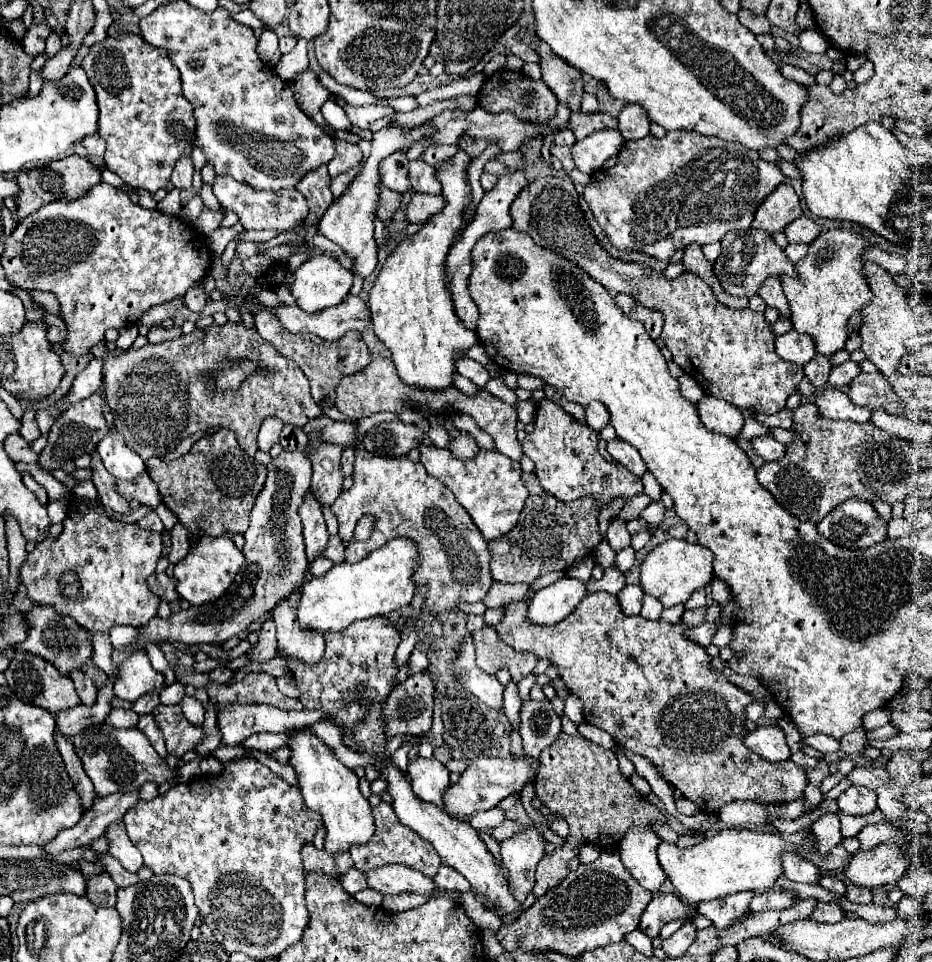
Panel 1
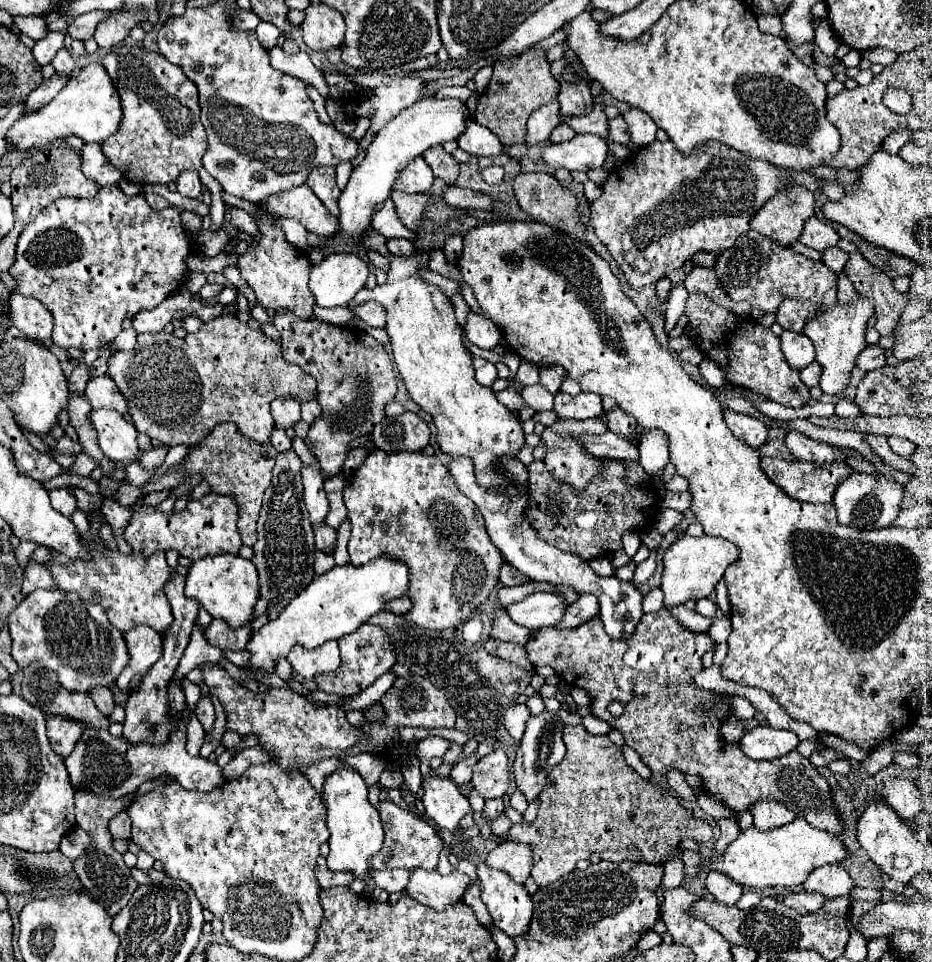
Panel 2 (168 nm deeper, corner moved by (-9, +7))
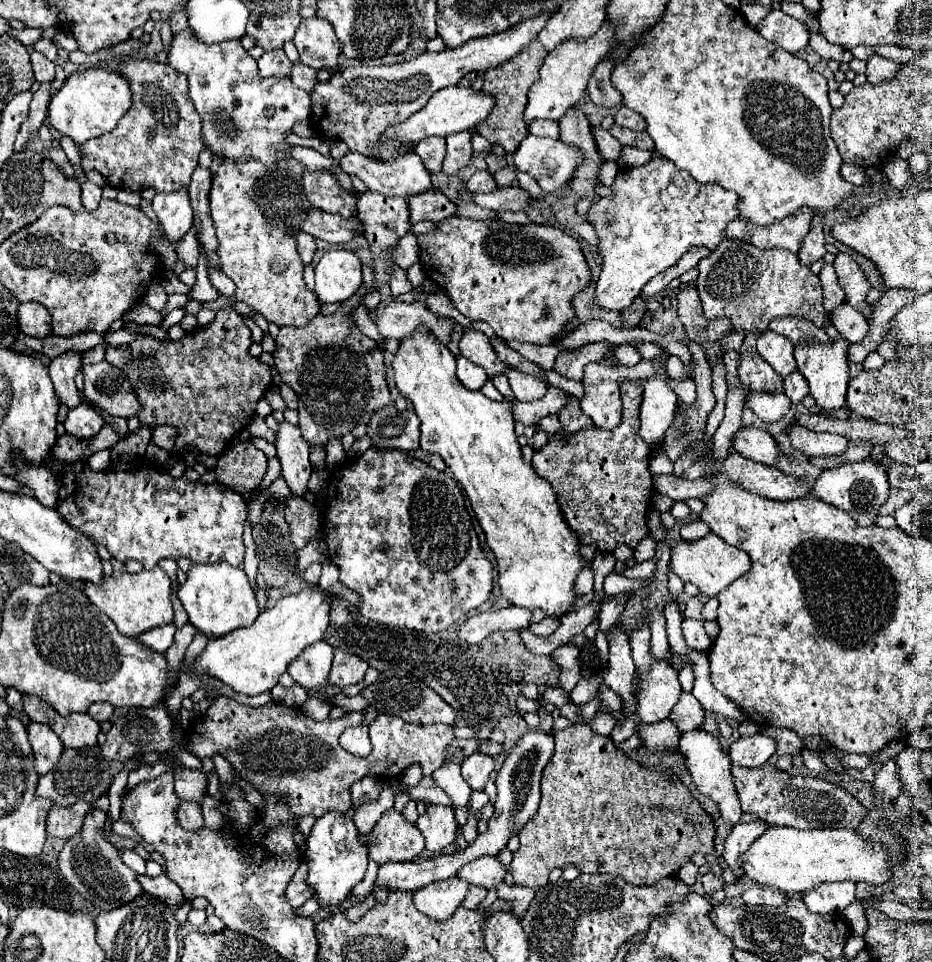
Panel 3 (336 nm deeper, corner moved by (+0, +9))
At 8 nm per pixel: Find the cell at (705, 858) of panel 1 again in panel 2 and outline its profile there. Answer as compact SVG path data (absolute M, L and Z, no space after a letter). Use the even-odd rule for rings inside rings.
M795 819L771 831L749 827L745 833L739 833L723 855L713 855L709 867L745 887L789 889L803 885L813 869L821 865L841 865L845 859L849 859L849 851L837 835L815 829L803 819Z

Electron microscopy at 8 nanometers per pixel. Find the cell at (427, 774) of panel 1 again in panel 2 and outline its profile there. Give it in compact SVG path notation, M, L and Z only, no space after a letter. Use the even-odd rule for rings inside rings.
M431 775L425 781L425 795L423 795L425 813L441 827L441 829L457 829L459 821L471 811L469 801L461 795L459 787L449 779L441 779Z

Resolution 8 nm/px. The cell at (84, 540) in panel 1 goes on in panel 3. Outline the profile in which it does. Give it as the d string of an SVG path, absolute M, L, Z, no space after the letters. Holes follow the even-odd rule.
M156 565L150 571L140 571L140 573L122 573L118 577L112 575L104 575L100 585L94 585L92 581L86 581L84 585L84 593L88 595L88 599L100 609L104 611L114 623L116 627L128 635L128 637L136 637L148 629L154 627L162 627L172 623L172 601L170 601L170 577Z

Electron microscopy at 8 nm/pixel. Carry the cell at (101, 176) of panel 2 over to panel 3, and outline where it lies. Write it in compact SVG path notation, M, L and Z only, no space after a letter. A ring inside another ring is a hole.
M90 181L82 183L82 203L84 203L84 207L88 211L92 211L94 207L98 207L100 199L102 199L102 189L98 185L94 185Z

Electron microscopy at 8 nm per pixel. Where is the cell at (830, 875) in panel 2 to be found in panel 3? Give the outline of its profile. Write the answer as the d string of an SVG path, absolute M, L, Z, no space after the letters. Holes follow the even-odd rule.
M834 881L834 883L820 883L818 887L804 891L800 895L812 913L834 913L842 911L856 899L854 889L856 887L850 881Z

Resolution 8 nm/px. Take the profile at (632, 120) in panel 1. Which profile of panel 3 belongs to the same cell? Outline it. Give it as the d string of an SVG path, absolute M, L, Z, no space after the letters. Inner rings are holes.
M620 107L614 121L616 121L616 125L628 127L628 129L634 129L634 131L644 131L646 129L644 119L640 115L636 115L636 111L632 111L628 107Z

